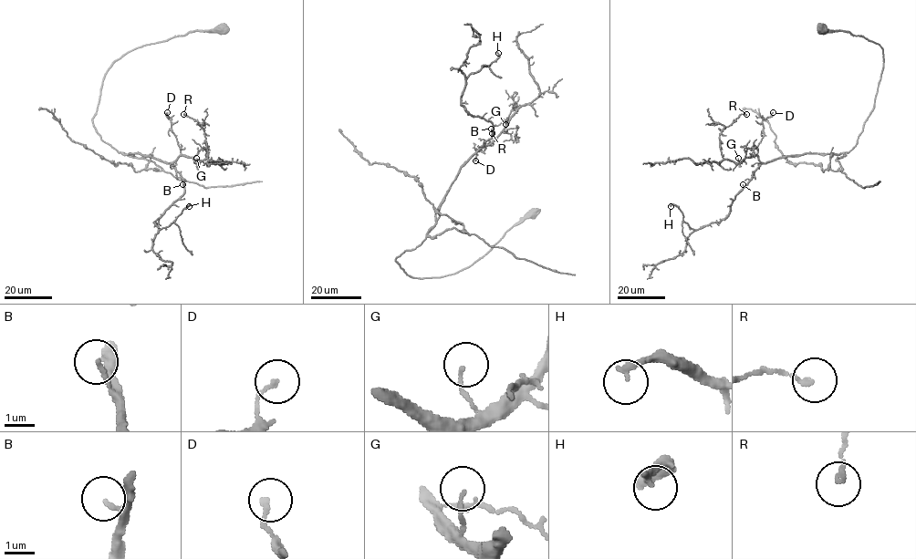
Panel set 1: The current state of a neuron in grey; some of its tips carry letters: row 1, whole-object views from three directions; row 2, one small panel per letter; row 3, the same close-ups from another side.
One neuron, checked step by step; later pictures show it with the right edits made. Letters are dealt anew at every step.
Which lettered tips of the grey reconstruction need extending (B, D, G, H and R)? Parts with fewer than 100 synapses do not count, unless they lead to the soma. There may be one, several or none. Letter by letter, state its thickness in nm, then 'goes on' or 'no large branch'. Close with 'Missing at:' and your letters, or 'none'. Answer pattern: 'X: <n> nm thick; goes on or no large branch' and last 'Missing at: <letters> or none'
B: 120 nm thick; no large branch
D: 130 nm thick; no large branch
G: 100 nm thick; no large branch
H: 180 nm thick; no large branch
R: 110 nm thick; no large branch
Missing at: none

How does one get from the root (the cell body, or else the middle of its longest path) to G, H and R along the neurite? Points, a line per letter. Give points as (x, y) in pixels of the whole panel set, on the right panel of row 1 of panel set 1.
G: (822, 29), (849, 31), (882, 48), (873, 110), (856, 145), (838, 154), (765, 163), (756, 155), (738, 158)
H: (822, 29), (882, 48), (873, 110), (856, 145), (762, 163), (719, 222), (692, 229), (671, 206)
R: (822, 29), (882, 48), (873, 110), (856, 145), (765, 163), (756, 155), (727, 160), (720, 134), (746, 114)

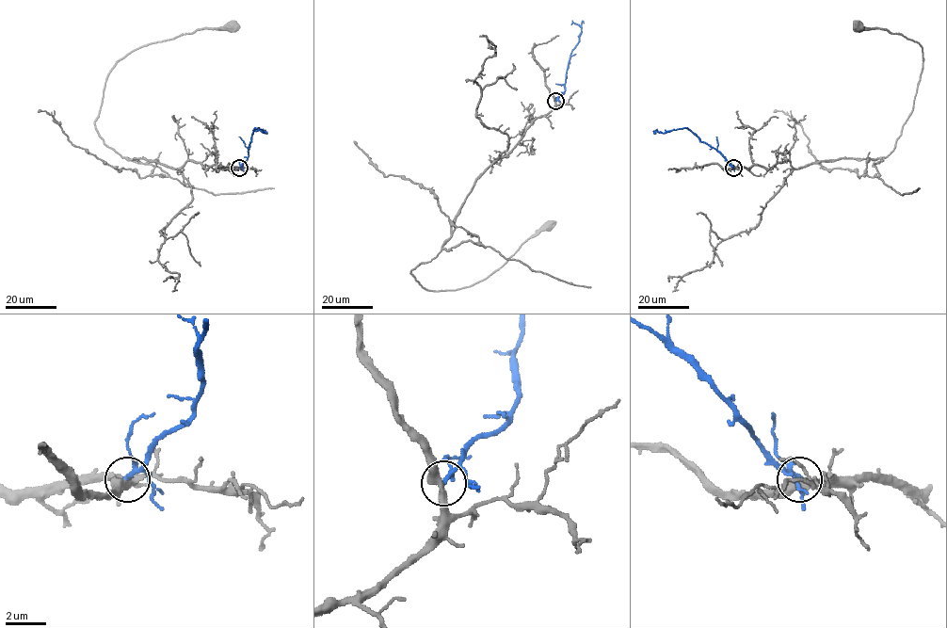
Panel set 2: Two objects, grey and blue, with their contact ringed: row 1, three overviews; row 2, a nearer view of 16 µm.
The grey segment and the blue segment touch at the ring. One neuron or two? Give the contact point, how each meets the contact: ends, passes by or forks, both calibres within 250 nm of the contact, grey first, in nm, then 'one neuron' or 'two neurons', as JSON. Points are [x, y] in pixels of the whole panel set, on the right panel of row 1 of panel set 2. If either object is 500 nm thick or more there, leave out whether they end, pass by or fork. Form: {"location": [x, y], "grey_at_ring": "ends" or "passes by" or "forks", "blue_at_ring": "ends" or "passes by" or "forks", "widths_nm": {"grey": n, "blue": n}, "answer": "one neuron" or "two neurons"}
{"location": [733, 168], "grey_at_ring": "passes by", "blue_at_ring": "passes by", "widths_nm": {"grey": 440, "blue": 180}, "answer": "one neuron"}

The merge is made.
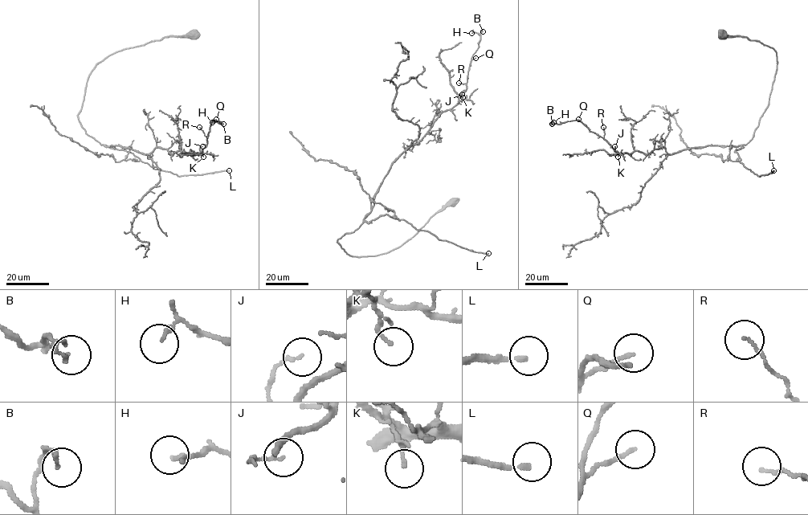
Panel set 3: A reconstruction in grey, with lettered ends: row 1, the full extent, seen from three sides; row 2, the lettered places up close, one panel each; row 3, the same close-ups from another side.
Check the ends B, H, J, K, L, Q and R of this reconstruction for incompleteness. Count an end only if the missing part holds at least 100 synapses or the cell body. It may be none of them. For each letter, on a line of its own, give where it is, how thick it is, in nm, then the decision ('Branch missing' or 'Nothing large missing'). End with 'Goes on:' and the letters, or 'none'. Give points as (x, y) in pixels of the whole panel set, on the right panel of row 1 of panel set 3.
B: Place: (552, 124). Thickness 130 nm. Nothing large missing
H: Place: (553, 122). Thickness 100 nm. Nothing large missing
J: Place: (614, 146). Thickness 110 nm. Nothing large missing
K: Place: (618, 157). Thickness 120 nm. Nothing large missing
L: Place: (773, 170). Thickness 170 nm. Branch missing
Q: Place: (578, 119). Thickness 150 nm. Nothing large missing
R: Place: (603, 127). Thickness 100 nm. Nothing large missing
Goes on: L

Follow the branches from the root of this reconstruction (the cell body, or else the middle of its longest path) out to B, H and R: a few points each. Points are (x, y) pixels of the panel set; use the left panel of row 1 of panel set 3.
B: (193, 34), (106, 56), (89, 75), (79, 121), (101, 145), (145, 154), (199, 153), (212, 120), (223, 124)
H: (193, 34), (106, 56), (78, 117), (101, 145), (145, 154), (199, 153), (212, 120), (221, 124), (212, 122)
R: (193, 34), (106, 56), (78, 117), (101, 145), (145, 154), (199, 153), (207, 144), (199, 127)

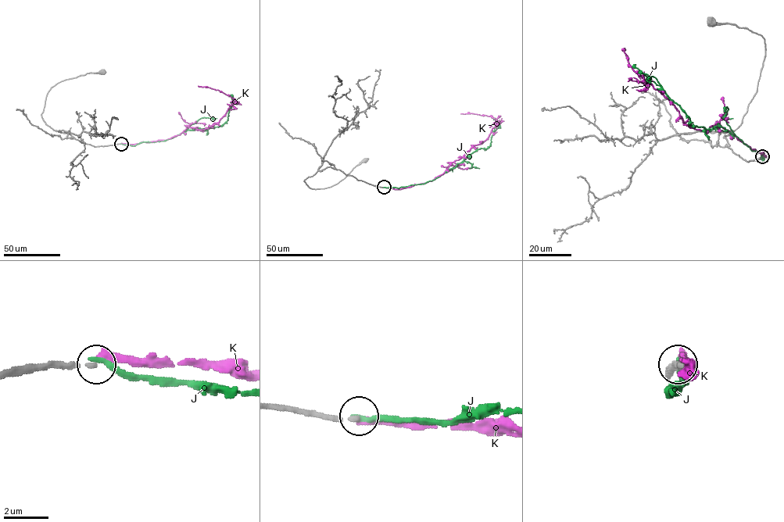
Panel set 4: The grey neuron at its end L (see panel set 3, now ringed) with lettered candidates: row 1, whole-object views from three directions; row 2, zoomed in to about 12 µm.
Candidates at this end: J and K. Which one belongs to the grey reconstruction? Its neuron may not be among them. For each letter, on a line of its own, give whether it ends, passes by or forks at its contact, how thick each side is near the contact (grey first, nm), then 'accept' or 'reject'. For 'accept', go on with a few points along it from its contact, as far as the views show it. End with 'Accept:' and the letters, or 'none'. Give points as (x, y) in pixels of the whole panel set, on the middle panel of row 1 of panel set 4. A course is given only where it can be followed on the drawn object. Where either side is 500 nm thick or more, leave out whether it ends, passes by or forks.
J: it ends; calibres 190 and 240 nm; reject
K: it ends; calibres 190 and 360 nm; reject
Accept: none

